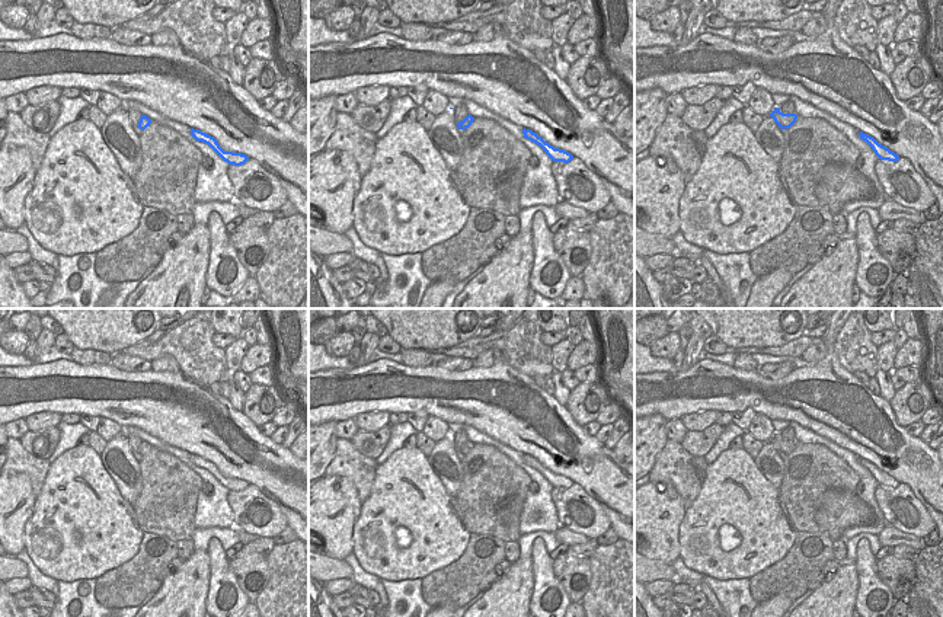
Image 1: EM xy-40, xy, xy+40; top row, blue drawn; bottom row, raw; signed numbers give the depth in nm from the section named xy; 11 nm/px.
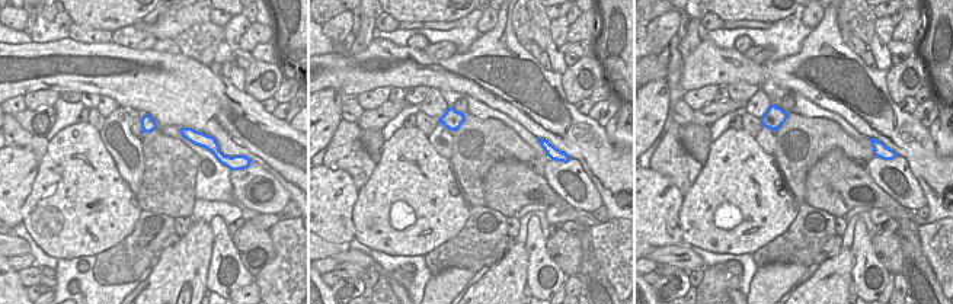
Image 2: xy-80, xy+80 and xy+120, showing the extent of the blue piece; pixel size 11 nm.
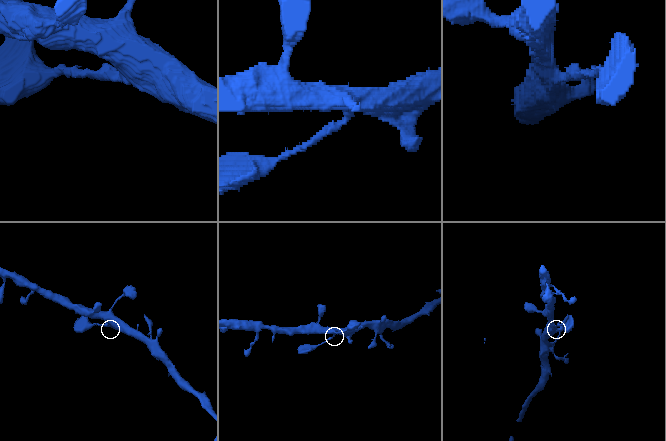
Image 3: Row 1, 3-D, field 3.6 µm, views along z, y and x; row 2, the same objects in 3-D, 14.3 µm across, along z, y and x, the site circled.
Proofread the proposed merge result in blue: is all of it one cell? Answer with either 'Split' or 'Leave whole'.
Leave whole

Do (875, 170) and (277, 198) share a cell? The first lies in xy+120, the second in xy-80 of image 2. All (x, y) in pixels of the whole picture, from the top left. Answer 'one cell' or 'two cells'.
one cell

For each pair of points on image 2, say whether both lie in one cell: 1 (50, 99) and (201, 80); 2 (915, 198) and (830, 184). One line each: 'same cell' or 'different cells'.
1: different cells
2: different cells

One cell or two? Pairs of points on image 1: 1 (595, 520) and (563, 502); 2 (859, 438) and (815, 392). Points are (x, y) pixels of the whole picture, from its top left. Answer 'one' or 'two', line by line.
1: one
2: one

